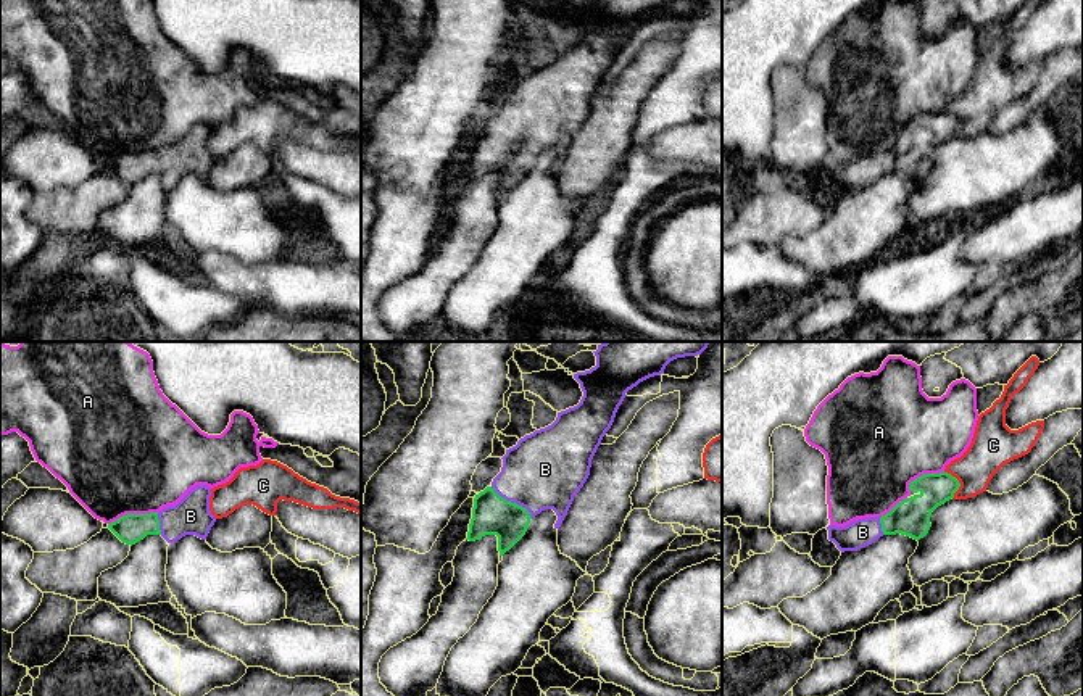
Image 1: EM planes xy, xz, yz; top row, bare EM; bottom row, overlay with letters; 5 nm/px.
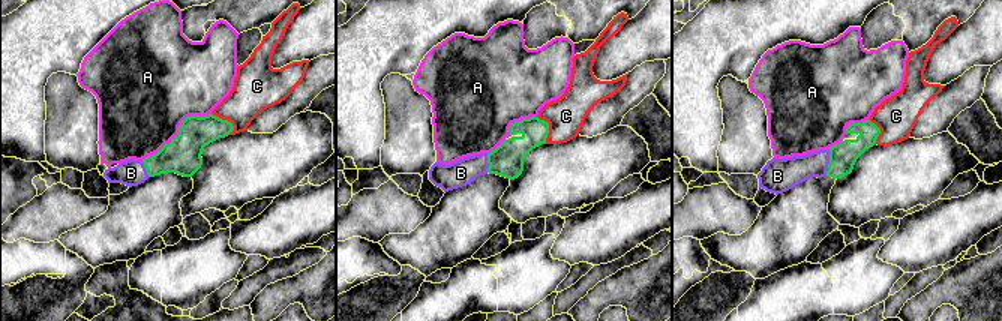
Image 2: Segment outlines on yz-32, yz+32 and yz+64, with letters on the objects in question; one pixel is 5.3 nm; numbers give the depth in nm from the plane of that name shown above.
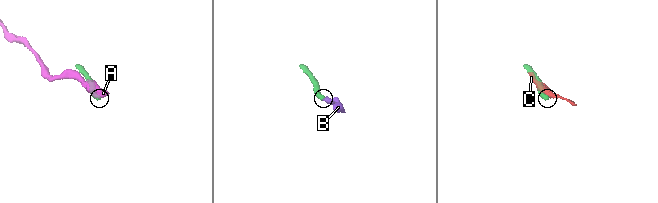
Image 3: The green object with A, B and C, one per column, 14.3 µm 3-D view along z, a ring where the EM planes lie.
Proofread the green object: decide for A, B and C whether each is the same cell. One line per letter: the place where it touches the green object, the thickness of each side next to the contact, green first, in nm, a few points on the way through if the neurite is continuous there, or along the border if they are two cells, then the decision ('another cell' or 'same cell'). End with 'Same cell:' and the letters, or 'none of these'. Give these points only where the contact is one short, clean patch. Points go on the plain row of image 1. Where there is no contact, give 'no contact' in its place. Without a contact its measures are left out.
A: meets green in xy at (132, 153); 150 nm thick on the green side, 500 nm on the other; another cell
B: meets green in xz at (513, 142); 200 nm thick on the green side, 380 nm on the other; runs through xz (492, 153), (513, 142), (545, 108); same cell
C: meets green in yz at (959, 123); 160 nm thick on the green side, 220 nm on the other; another cell
Same cell: B

